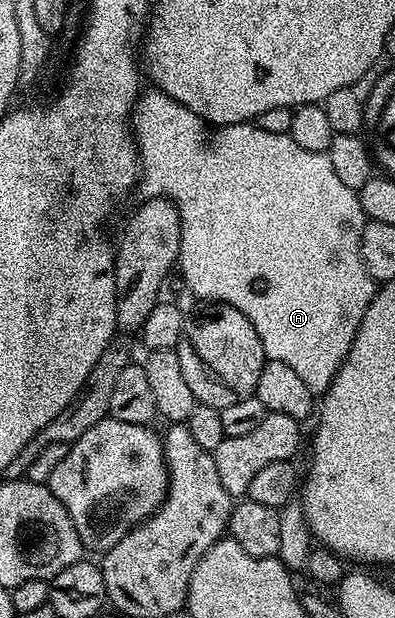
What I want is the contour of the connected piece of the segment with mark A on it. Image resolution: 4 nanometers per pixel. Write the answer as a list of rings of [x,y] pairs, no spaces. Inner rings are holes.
[[[158,90],[150,91],[144,91],[140,95],[135,101],[135,109],[131,112],[131,131],[135,137],[135,147],[139,149],[137,192],[140,192],[143,200],[164,196],[177,206],[181,218],[181,250],[177,272],[183,275],[188,290],[193,295],[200,296],[200,301],[231,304],[237,310],[241,310],[241,314],[245,314],[245,318],[253,322],[263,343],[267,360],[285,362],[285,366],[290,366],[305,382],[305,386],[309,386],[312,394],[326,392],[343,364],[343,359],[349,354],[353,338],[361,326],[361,318],[377,291],[377,281],[365,270],[359,253],[365,217],[356,189],[345,186],[345,182],[337,178],[333,171],[333,162],[329,162],[326,152],[304,150],[302,146],[297,146],[297,142],[293,142],[289,134],[269,133],[259,128],[258,123],[248,122],[216,127],[212,131],[215,133],[207,140],[208,125],[197,114],[193,114],[193,110],[181,106],[181,102],[169,98],[169,94]]]

